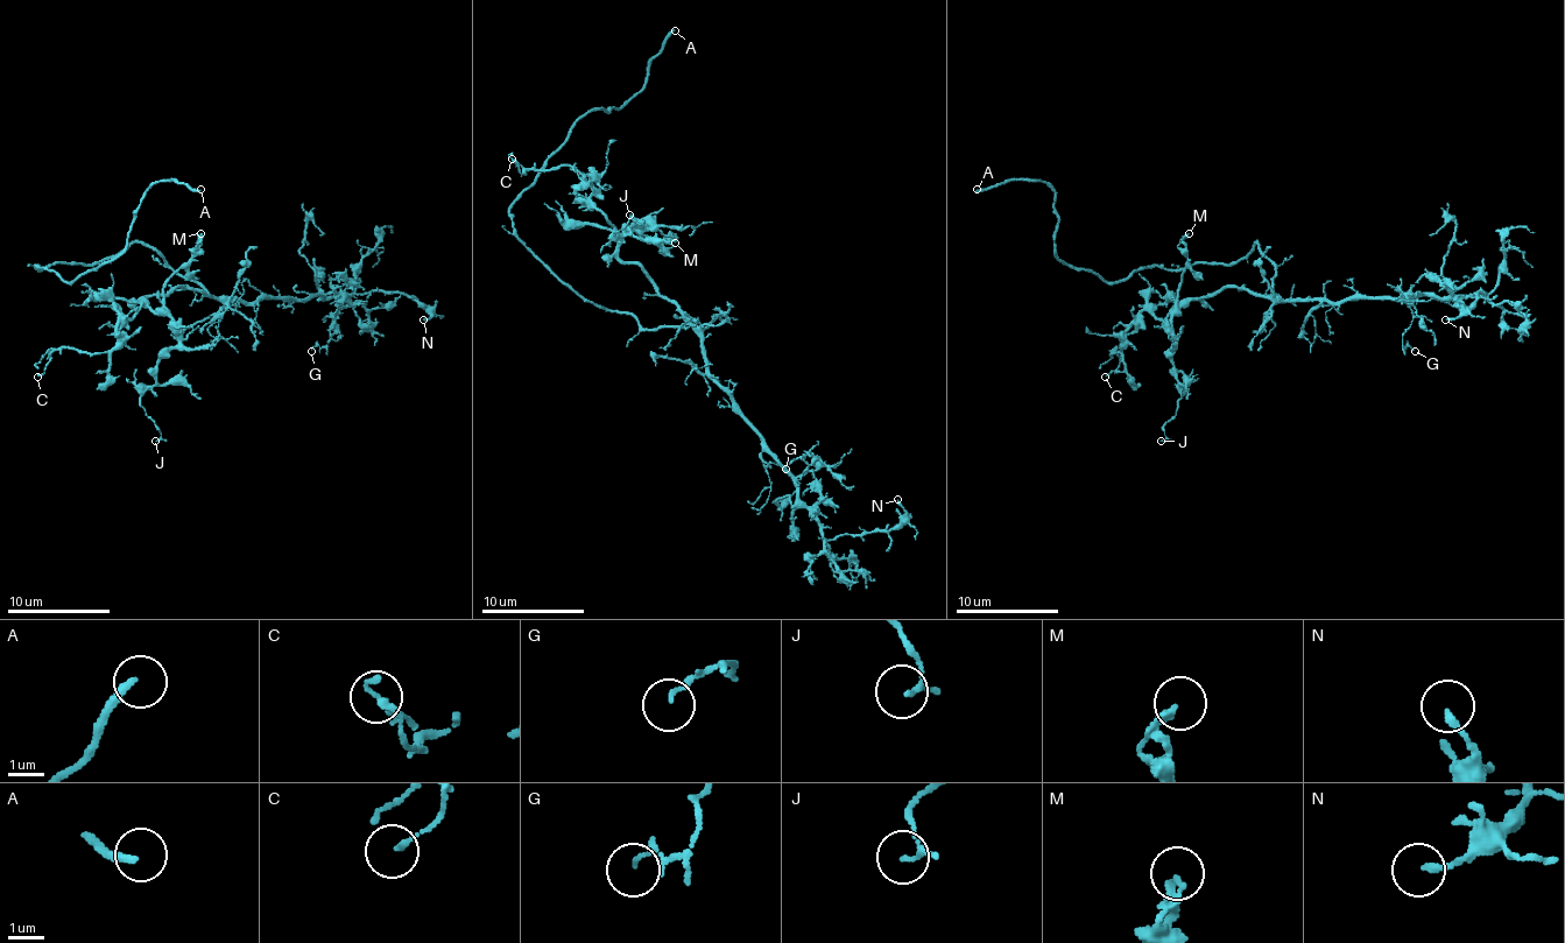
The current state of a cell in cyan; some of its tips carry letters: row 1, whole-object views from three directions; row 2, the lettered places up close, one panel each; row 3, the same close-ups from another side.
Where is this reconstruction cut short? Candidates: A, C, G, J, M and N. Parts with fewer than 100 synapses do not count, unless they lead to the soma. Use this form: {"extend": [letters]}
{"extend": ["A"]}

